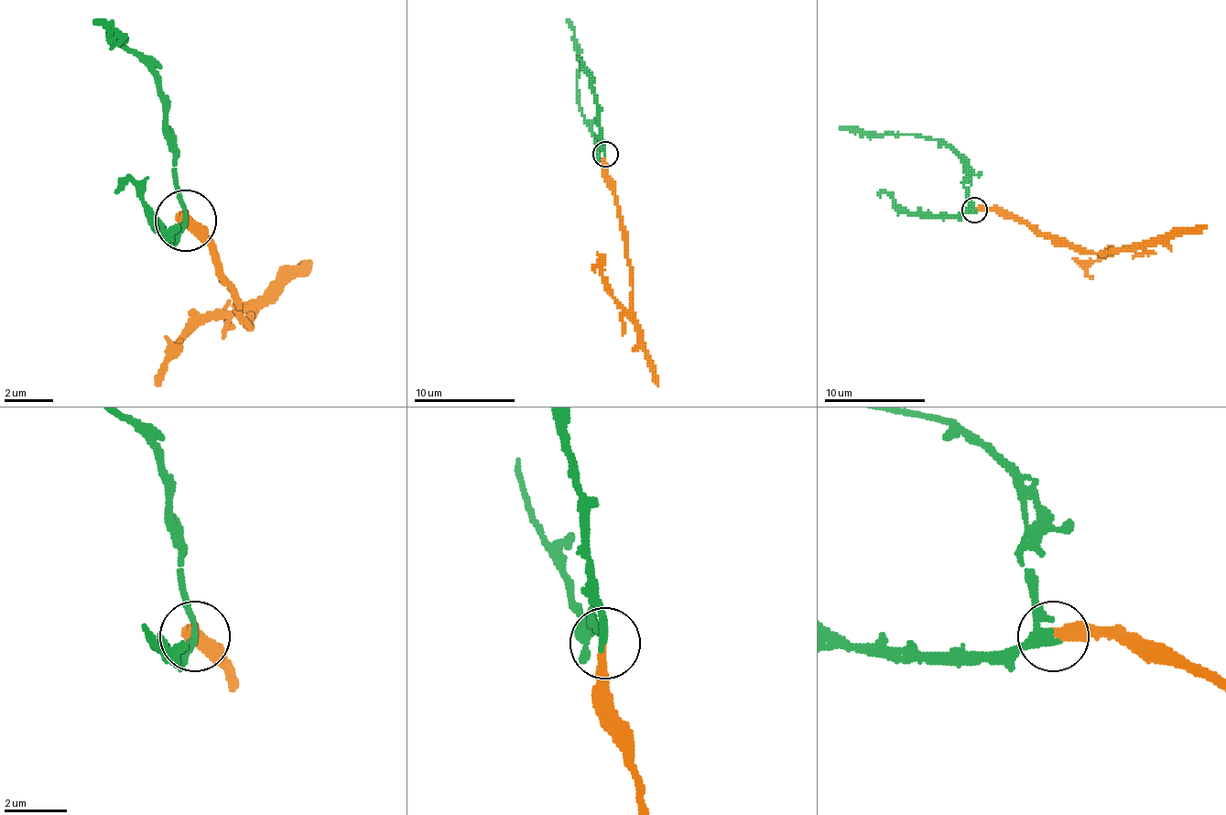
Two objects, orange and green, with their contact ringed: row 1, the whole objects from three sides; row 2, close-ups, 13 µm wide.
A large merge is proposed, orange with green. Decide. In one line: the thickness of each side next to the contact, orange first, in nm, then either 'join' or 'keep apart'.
280 nm thick on the orange side, 220 nm on the other; join

